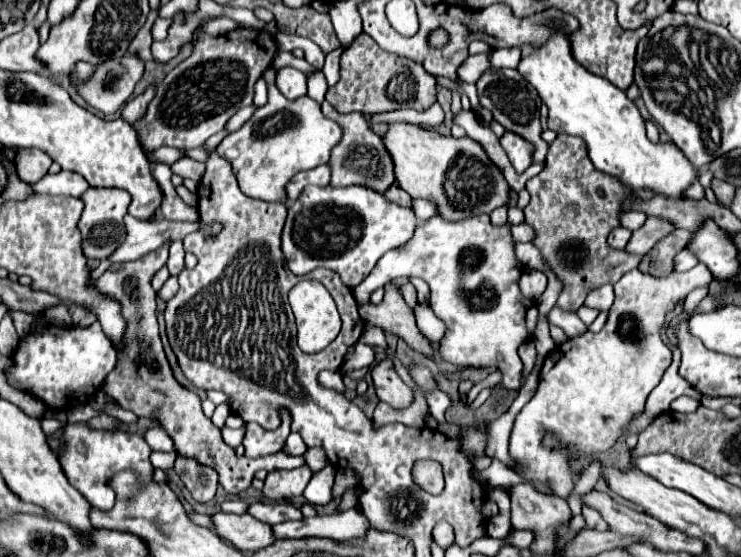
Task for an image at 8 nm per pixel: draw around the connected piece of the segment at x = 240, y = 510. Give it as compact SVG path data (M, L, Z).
M233 498L233 500L225 500L225 502L221 504L221 510L223 510L223 512L233 512L233 514L247 514L249 504L247 504L245 500Z

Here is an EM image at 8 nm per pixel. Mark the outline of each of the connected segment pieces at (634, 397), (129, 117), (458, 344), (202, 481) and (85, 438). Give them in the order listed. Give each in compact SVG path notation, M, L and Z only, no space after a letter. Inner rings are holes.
M697 264L689 272L673 272L667 278L631 270L615 284L615 302L603 330L599 334L585 332L557 346L541 368L535 398L517 414L509 452L521 464L521 476L551 486L559 498L567 500L575 486L573 470L563 452L541 446L543 434L551 430L583 454L609 450L629 418L645 408L649 392L671 364L671 350L659 336L665 314L693 288L711 284L711 280L709 268Z
M147 88L145 94L141 94L141 96L133 98L133 100L129 100L129 102L125 104L125 108L121 110L121 118L123 118L127 124L133 126L141 116L145 116L145 108L147 108L149 100L153 100L153 96L155 96L155 88Z
M489 214L485 216L471 216L469 220L441 220L441 216L435 216L415 228L413 238L387 252L373 272L357 286L353 288L355 300L359 304L367 302L371 292L385 286L389 278L397 276L419 276L423 278L431 288L431 308L433 312L447 324L447 334L441 340L439 354L445 362L453 364L471 364L471 366L495 366L503 372L503 386L511 390L521 388L521 374L523 374L523 362L517 354L517 348L531 338L531 324L527 324L527 312L535 306L533 300L525 298L519 290L519 278L523 274L523 266L517 260L515 252L515 240L511 236L511 224L493 226L489 220Z
M179 456L175 460L175 472L197 502L205 504L213 500L215 490L217 490L217 472L215 470L201 466L195 460Z
M77 422L77 424L67 424L59 438L49 436L47 440L49 440L51 450L57 454L69 484L73 484L83 494L83 498L89 500L89 504L95 508L101 508L101 510L113 508L115 492L109 488L109 480L117 472L125 468L133 468L137 470L141 482L151 480L151 474L149 474L153 472L153 466L149 462L151 448L139 434L131 434L121 428L95 430L95 428L89 428L87 422Z

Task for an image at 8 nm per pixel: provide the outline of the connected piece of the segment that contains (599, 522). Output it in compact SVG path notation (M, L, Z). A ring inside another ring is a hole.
M583 506L583 516L585 516L585 520L587 520L587 528L593 528L593 530L605 530L605 520L603 520L601 514L595 512L593 508Z

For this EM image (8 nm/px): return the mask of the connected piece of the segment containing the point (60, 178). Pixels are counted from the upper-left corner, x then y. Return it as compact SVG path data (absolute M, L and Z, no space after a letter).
M61 170L59 174L47 174L37 184L33 184L33 190L39 194L65 194L65 196L81 196L89 184L75 172Z

